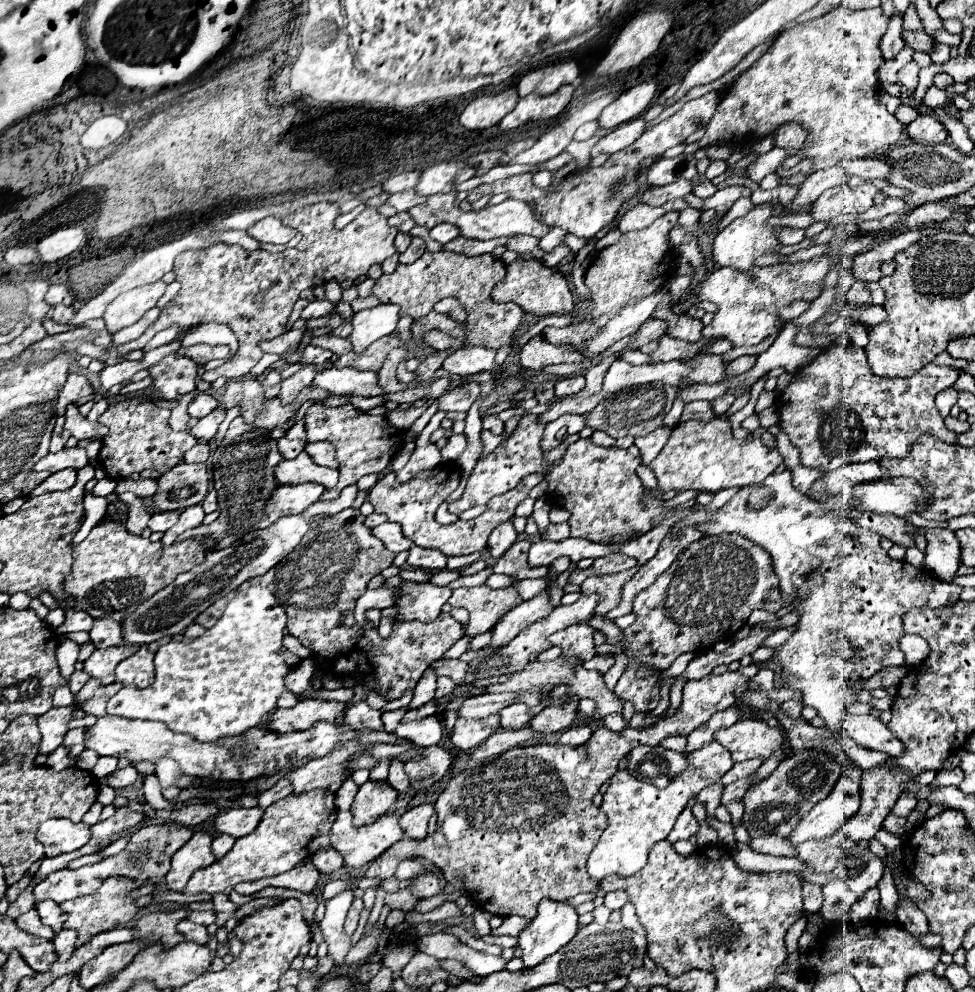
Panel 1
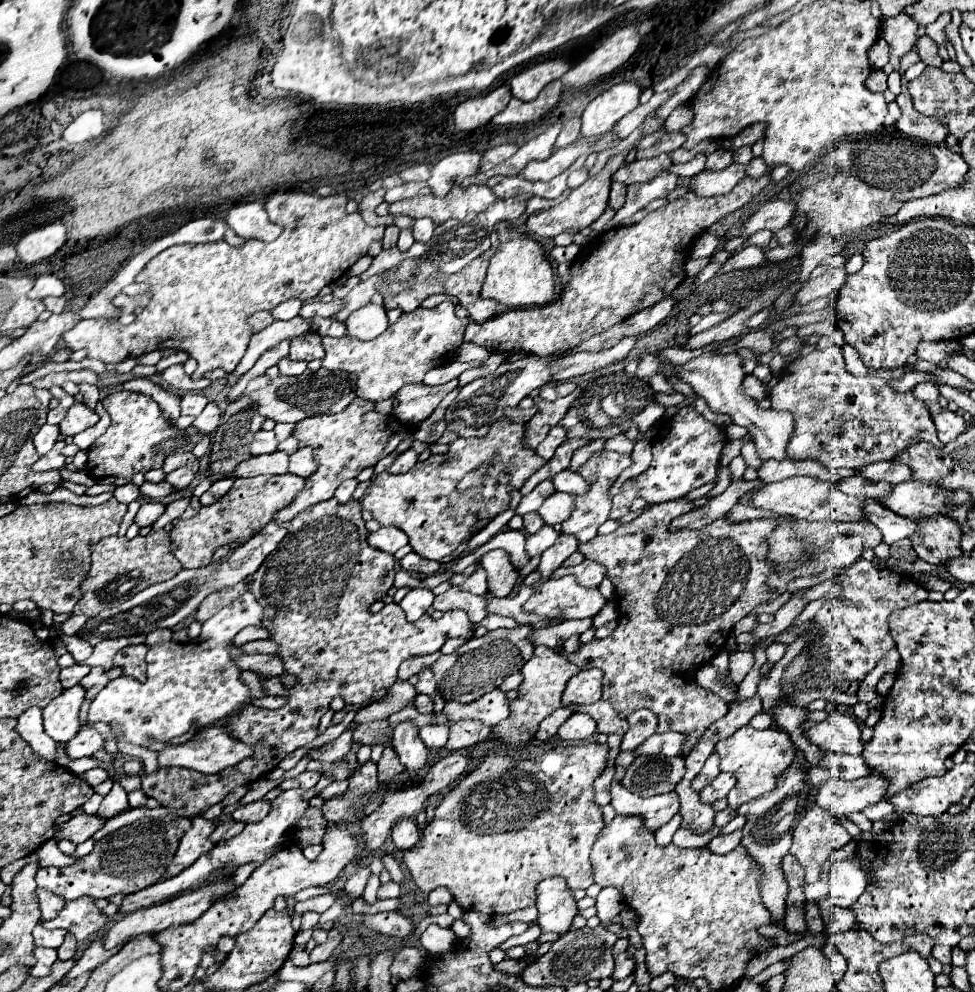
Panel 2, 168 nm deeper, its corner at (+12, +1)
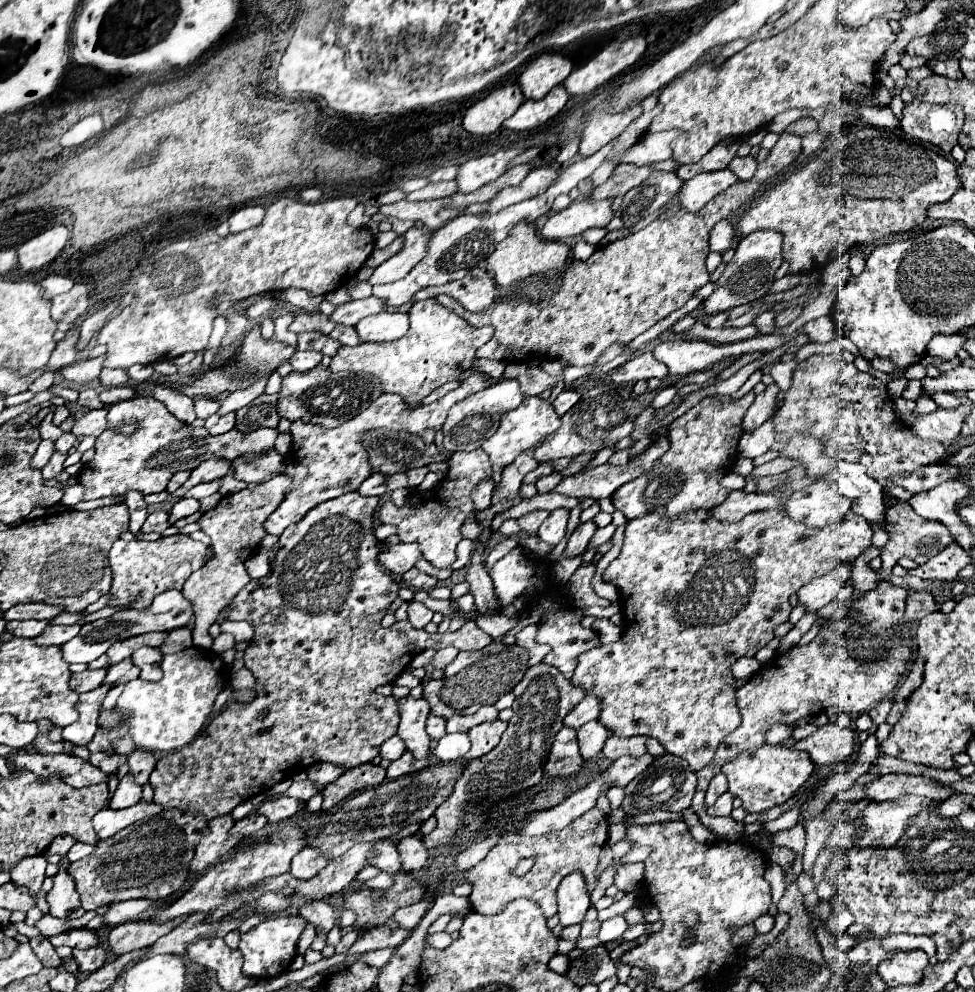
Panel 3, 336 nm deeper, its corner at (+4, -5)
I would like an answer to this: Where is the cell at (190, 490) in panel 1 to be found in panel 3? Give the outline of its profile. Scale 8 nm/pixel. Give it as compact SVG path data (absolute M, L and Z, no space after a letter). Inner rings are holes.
M218 459L204 461L202 465L198 465L198 467L192 471L190 479L174 493L180 493L179 498L181 498L190 487L194 487L194 485L198 485L198 483L208 483L208 481L216 481L216 479L224 477L224 475L228 473L228 469L230 469L230 463L228 463L228 461L218 461Z

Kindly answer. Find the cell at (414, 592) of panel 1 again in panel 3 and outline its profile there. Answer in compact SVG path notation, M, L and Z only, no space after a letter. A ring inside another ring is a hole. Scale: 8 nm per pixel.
M418 601L408 603L408 621L412 623L412 627L424 629L432 621L432 615L434 611L430 611L424 603L418 603Z

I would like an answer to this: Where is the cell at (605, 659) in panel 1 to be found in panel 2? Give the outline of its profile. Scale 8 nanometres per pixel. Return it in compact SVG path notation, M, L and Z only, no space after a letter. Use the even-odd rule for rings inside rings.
M588 669L574 675L562 695L562 707L596 703L602 697L602 675L600 669Z

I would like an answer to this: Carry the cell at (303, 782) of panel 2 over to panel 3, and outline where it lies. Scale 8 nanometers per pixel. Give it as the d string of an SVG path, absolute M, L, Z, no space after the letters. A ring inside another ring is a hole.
M318 763L318 765L316 765L316 771L314 771L314 773L310 771L310 781L318 787L318 793L320 793L326 785L334 783L342 773L344 773L342 767L338 769L338 767L332 765L332 763Z

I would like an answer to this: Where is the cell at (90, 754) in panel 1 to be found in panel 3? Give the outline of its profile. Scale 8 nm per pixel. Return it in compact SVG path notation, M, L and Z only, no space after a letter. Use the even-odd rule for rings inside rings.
M136 749L128 755L128 767L130 767L128 775L132 775L134 783L138 783L140 787L148 782L148 777L150 777L154 765L156 765L156 759L154 759L152 753L144 753L144 751Z

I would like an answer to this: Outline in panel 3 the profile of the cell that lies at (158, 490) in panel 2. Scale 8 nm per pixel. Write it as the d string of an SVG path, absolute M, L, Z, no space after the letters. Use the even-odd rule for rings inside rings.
M214 481L214 483L206 483L206 485L196 485L196 487L192 487L184 497L202 499L202 497L208 497L208 495L216 493L216 491L218 491L218 487L220 487L220 483L218 483L218 481Z

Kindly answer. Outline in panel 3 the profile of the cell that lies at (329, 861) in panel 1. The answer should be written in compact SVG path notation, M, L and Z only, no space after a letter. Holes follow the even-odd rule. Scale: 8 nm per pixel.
M306 845L306 847L292 859L292 869L290 869L290 873L292 873L296 879L312 879L312 877L316 877L328 863L330 863L330 859L322 857L320 851L312 851L312 847Z

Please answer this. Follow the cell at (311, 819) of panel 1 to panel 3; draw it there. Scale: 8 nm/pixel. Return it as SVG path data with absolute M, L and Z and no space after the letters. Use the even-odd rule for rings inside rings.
M128 899L128 901L120 901L120 903L112 903L110 911L104 915L104 923L114 927L126 921L132 921L136 917L140 917L140 913L144 913L150 907L150 901L144 899Z

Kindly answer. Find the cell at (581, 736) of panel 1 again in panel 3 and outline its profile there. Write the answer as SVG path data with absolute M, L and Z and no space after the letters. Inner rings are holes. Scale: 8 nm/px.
M588 721L588 723L584 723L580 727L580 731L578 731L580 755L584 759L596 757L602 751L606 739L608 739L608 729L604 729L604 725L600 725L600 721Z

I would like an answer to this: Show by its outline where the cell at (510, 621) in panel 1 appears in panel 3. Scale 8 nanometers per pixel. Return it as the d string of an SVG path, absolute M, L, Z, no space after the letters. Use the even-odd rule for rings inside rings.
M592 521L578 525L576 531L574 531L574 533L570 535L570 539L568 539L568 545L566 545L566 549L564 549L564 555L566 555L566 557L582 555L582 553L586 551L588 543L590 543L594 531L596 531L596 525L594 525Z

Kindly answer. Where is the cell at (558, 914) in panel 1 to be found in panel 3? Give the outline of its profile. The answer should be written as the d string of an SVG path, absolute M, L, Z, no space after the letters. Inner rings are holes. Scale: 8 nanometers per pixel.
M570 873L562 879L556 889L556 899L562 927L578 925L584 921L584 915L590 907L590 895L584 889L584 879L580 873Z

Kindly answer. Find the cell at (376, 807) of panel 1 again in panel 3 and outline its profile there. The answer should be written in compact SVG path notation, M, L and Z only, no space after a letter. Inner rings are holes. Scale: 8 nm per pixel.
M366 763L354 769L348 769L346 773L342 773L334 783L330 783L322 795L324 795L324 803L322 803L322 811L332 809L338 801L350 797L352 793L360 793L372 787L378 787L382 781L386 779L386 771L380 765L374 763Z

